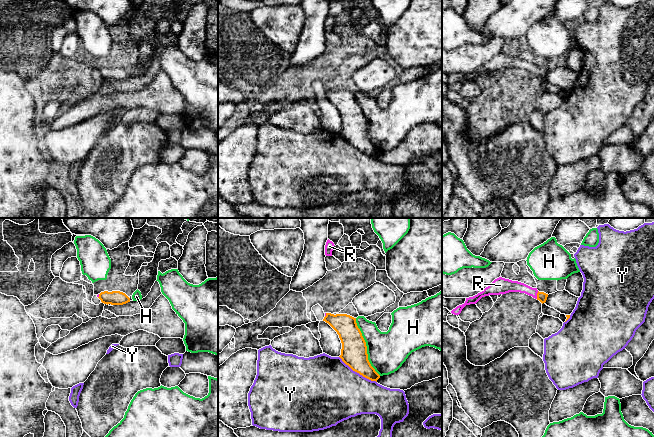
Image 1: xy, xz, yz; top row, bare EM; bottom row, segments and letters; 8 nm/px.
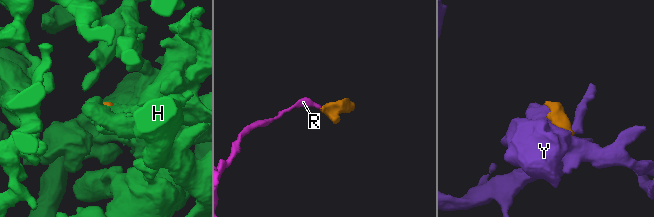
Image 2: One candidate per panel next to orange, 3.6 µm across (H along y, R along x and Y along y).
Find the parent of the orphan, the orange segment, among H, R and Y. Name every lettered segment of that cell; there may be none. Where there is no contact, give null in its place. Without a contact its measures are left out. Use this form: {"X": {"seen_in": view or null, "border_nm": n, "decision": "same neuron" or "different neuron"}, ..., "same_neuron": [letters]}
{"H": {"seen_in": "xz", "border_nm": 500, "decision": "different neuron"}, "R": {"seen_in": "yz", "border_nm": 70, "decision": "same neuron"}, "Y": {"seen_in": "xz", "border_nm": 360, "decision": "different neuron"}, "same_neuron": ["R"]}

